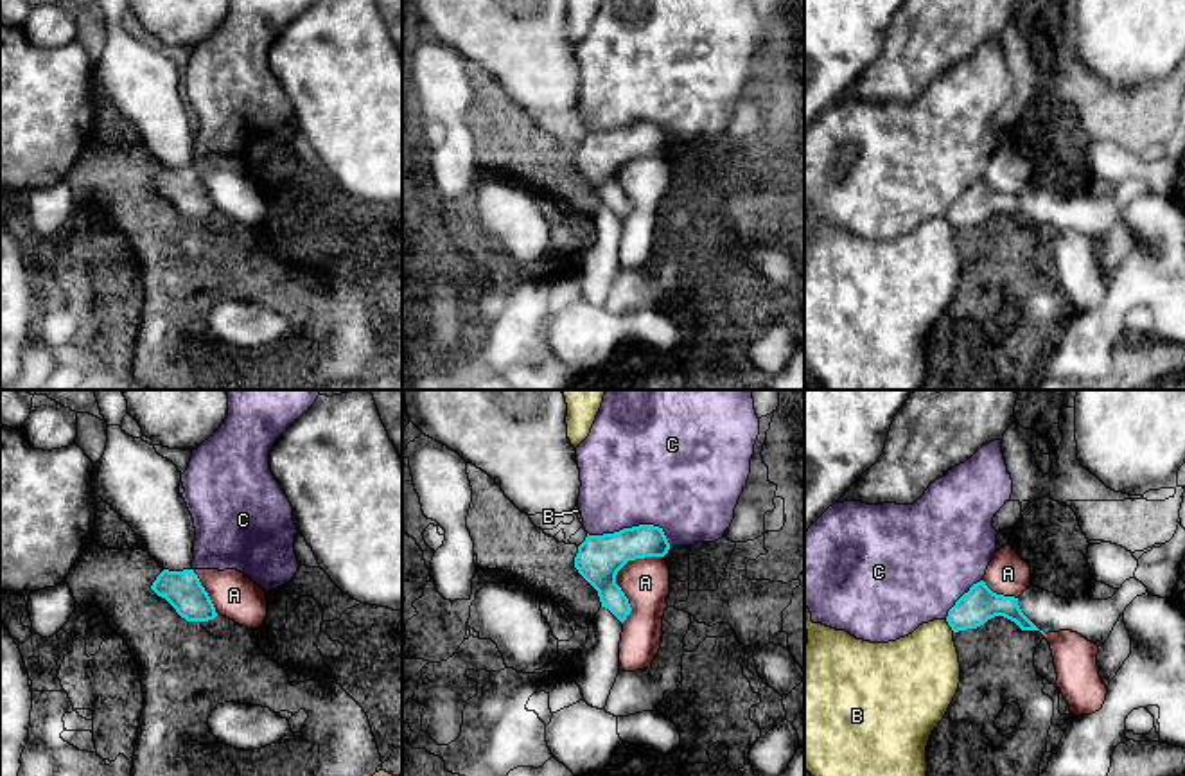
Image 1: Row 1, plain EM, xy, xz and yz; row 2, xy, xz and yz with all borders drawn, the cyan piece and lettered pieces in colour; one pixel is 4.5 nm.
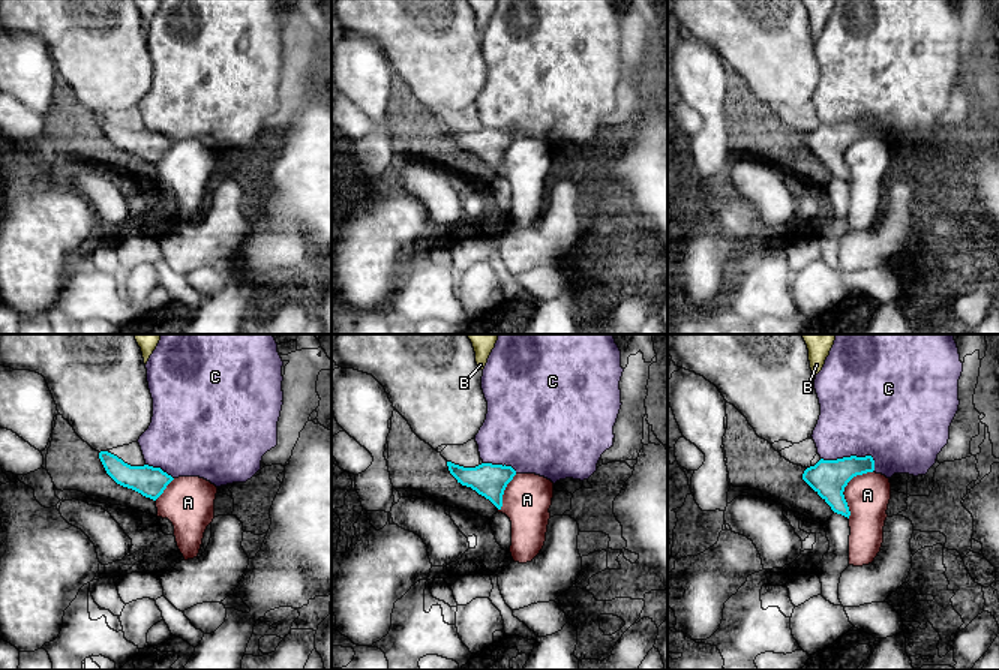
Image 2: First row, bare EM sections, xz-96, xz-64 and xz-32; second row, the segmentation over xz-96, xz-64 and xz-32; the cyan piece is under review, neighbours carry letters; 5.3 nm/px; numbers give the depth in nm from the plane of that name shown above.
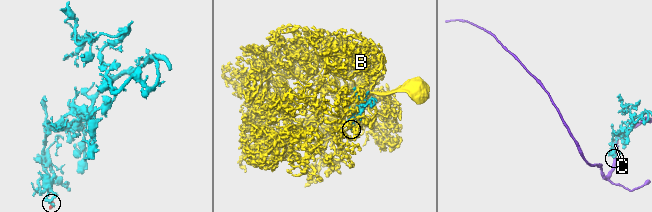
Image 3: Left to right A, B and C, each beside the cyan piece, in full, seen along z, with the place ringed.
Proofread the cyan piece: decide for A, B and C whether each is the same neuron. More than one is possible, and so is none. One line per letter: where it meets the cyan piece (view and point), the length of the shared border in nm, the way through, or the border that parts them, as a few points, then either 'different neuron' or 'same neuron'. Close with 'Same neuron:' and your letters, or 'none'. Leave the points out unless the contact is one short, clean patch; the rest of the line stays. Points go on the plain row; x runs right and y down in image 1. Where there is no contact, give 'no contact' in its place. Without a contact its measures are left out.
A: xz (616, 171) | 360 nm | different neuron
B: yz (948, 221) | 70 nm | different neuron
C: xz (634, 124) | 380 nm | different neuron
Same neuron: none

